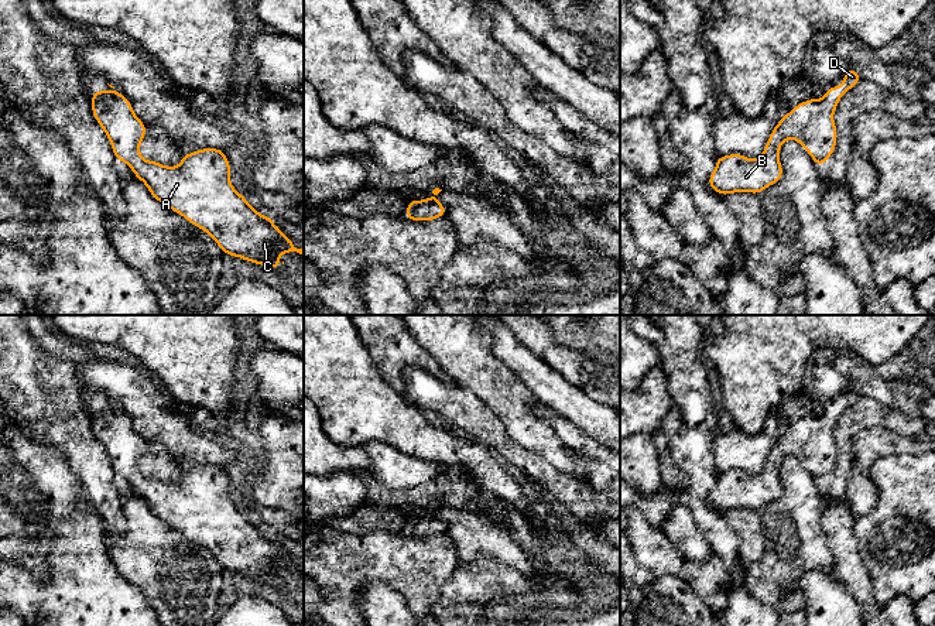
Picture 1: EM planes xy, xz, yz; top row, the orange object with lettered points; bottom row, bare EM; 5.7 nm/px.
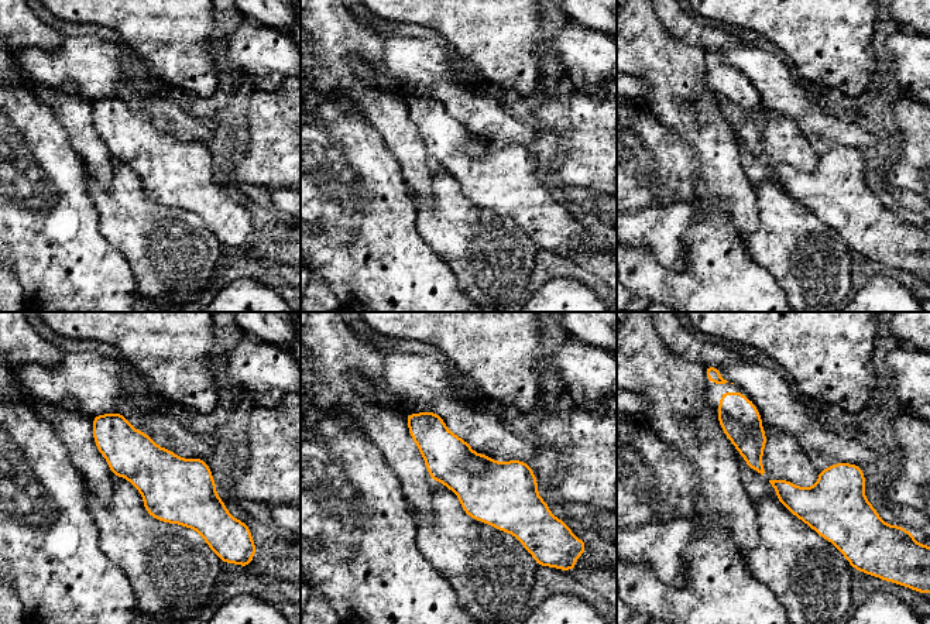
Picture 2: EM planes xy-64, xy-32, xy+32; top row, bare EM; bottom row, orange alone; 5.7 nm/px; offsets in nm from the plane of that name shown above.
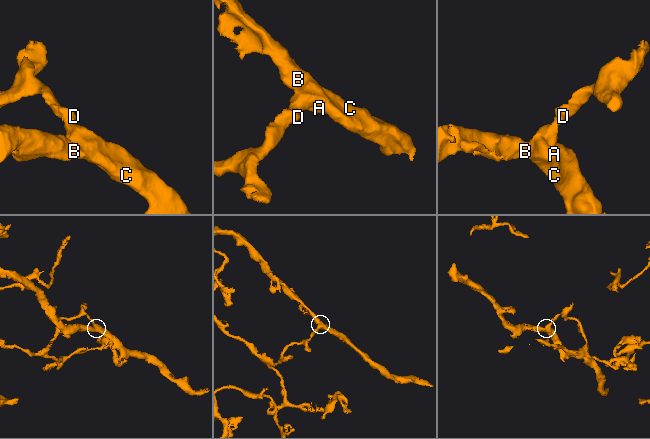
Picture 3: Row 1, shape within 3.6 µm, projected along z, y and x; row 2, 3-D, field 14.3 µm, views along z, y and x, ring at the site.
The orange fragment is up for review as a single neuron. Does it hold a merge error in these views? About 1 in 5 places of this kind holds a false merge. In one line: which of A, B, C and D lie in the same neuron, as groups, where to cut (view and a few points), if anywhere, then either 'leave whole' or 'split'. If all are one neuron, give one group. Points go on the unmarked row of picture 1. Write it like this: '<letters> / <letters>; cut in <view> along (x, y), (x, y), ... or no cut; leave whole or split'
A B C D; no cut; leave whole

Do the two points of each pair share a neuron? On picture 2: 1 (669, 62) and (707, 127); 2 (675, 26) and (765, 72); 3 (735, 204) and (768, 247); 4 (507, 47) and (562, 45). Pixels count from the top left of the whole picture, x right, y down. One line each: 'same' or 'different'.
1: same
2: different
3: different
4: different

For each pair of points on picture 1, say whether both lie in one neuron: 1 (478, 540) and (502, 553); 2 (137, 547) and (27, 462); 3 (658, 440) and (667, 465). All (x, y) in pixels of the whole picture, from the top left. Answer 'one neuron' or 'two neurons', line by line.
1: one neuron
2: two neurons
3: one neuron

